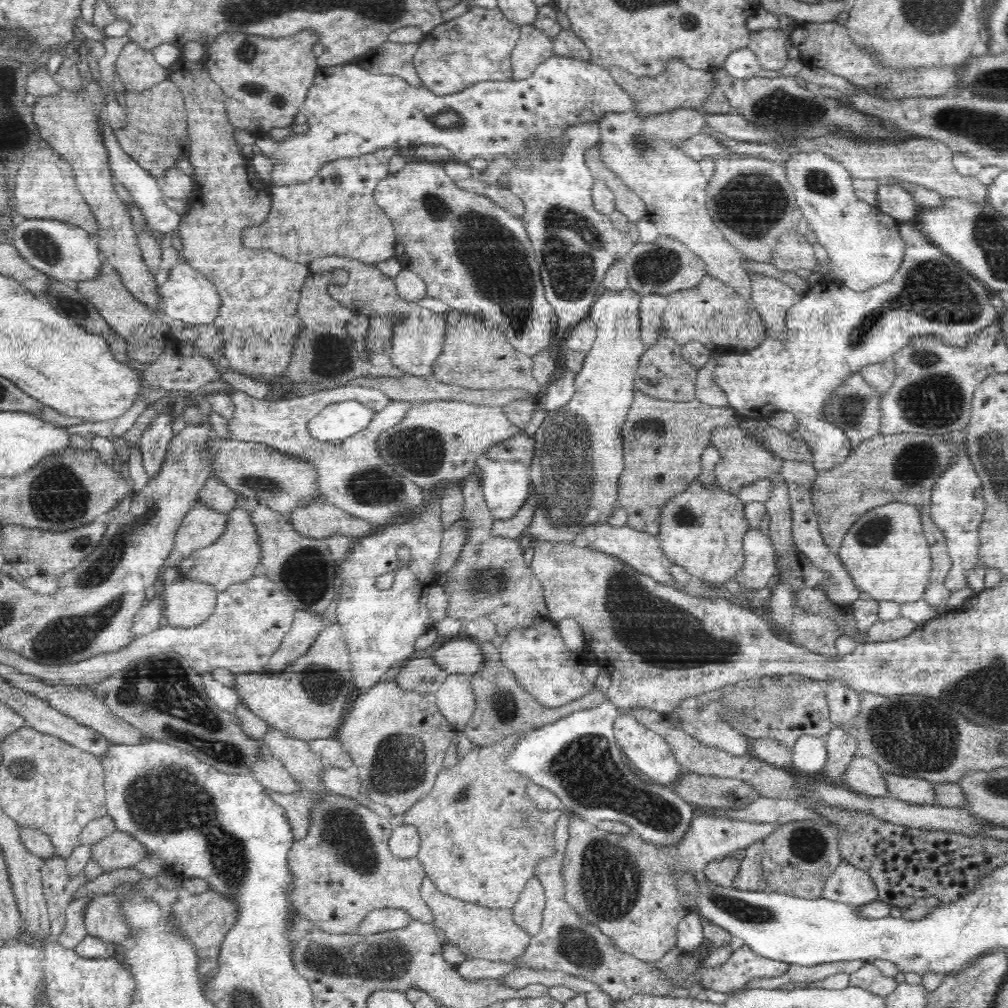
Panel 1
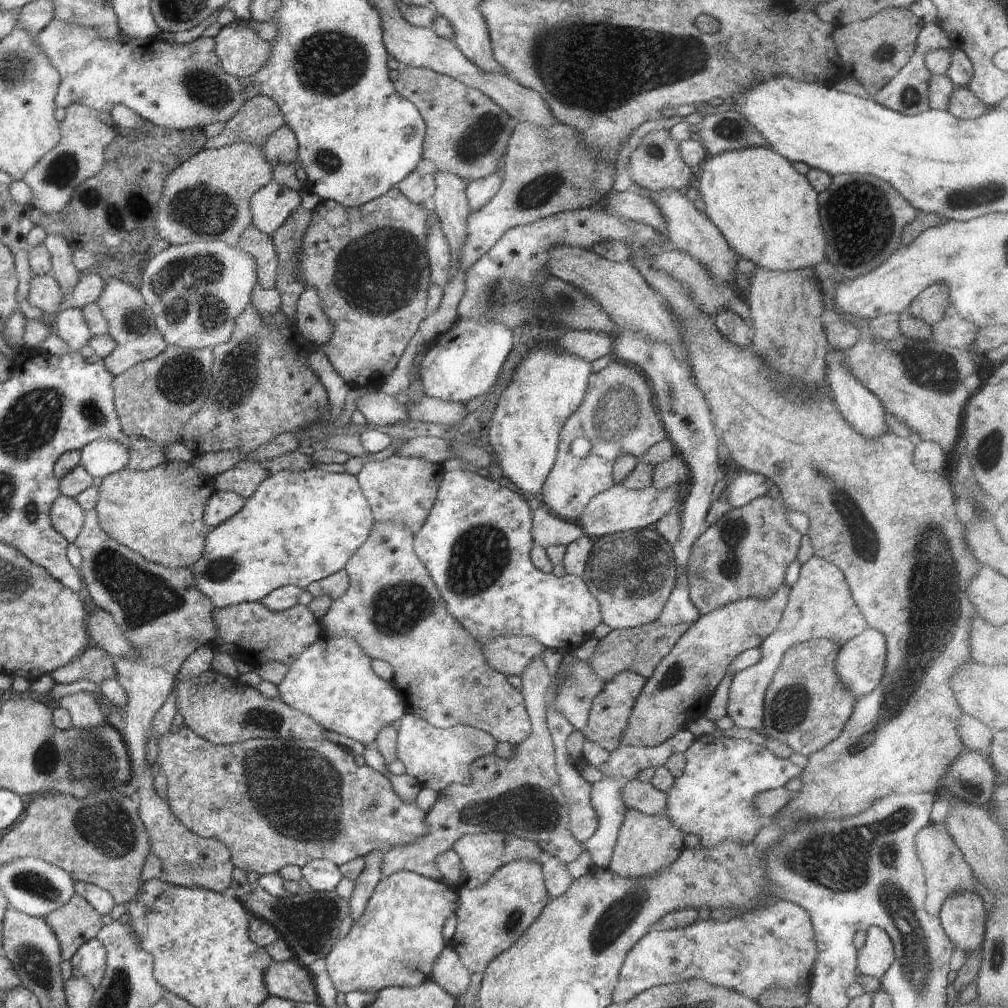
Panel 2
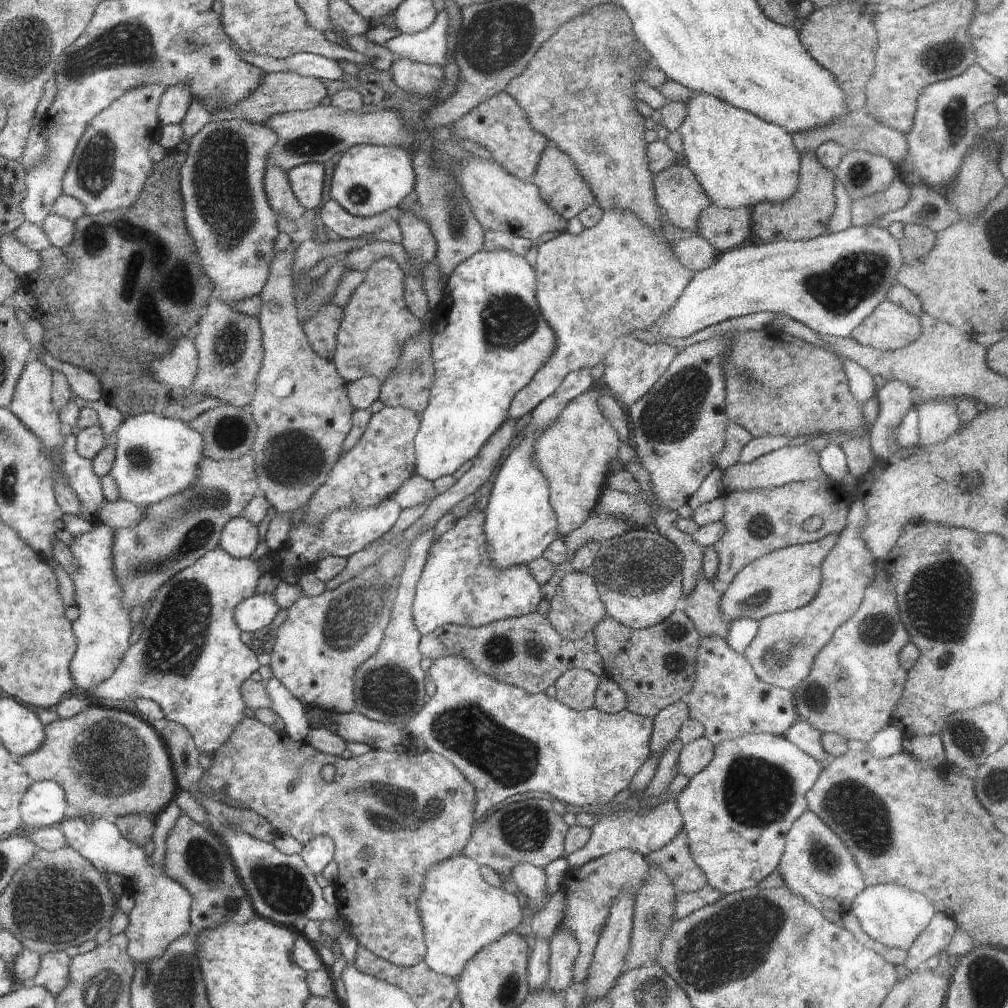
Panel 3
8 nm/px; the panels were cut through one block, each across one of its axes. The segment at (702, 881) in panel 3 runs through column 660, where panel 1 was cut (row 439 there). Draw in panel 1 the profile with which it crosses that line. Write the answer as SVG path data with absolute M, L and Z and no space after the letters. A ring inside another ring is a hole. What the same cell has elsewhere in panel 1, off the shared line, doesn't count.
M858 372L849 374L845 381L840 383L828 397L825 404L825 417L828 422L844 431L852 449L860 446L869 438L880 435L881 395L880 391L864 381L864 377Z

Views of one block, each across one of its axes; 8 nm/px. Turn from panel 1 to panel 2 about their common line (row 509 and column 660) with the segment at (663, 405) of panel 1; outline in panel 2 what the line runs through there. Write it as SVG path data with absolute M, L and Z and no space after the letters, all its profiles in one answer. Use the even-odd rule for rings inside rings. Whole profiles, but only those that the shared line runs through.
M654 621L638 628L628 628L628 630L612 629L607 636L600 639L587 664L605 683L610 682L618 672L629 669L648 679L652 676L657 664L674 648L688 627L687 624L662 626Z

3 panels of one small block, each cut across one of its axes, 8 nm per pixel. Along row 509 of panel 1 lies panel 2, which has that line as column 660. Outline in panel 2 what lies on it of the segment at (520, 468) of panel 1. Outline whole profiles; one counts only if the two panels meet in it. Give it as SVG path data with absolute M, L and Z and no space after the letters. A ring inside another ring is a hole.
M621 484L612 485L608 490L596 494L586 504L577 523L582 528L584 535L594 540L614 533L641 531L654 527L662 516L666 516L674 508L676 502L683 499L684 494L683 487L676 492L676 490L658 490L654 485L638 490L623 487Z

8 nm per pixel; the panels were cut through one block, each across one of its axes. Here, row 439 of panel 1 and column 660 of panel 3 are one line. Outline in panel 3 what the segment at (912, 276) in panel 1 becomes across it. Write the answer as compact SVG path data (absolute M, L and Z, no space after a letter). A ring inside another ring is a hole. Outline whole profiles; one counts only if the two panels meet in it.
M456 654L433 660L427 673L436 685L434 696L429 697L416 717L404 725L404 731L407 736L416 736L424 742L428 750L452 762L474 786L476 823L485 817L485 812L498 806L509 796L530 790L552 794L558 800L568 802L570 808L582 808L582 812L596 816L596 822L590 827L591 837L586 846L564 857L569 870L582 868L591 860L610 854L614 850L631 850L645 857L655 850L664 848L665 844L682 832L682 815L673 798L664 799L660 806L650 808L648 812L633 805L614 806L614 798L618 796L618 792L628 789L631 776L638 772L651 754L649 746L653 731L652 718L635 715L628 709L616 714L606 714L595 707L582 712L572 710L560 700L556 700L556 697L547 696L545 692L526 694L522 688L496 682L480 672L476 674L476 668L472 668L464 658Z

